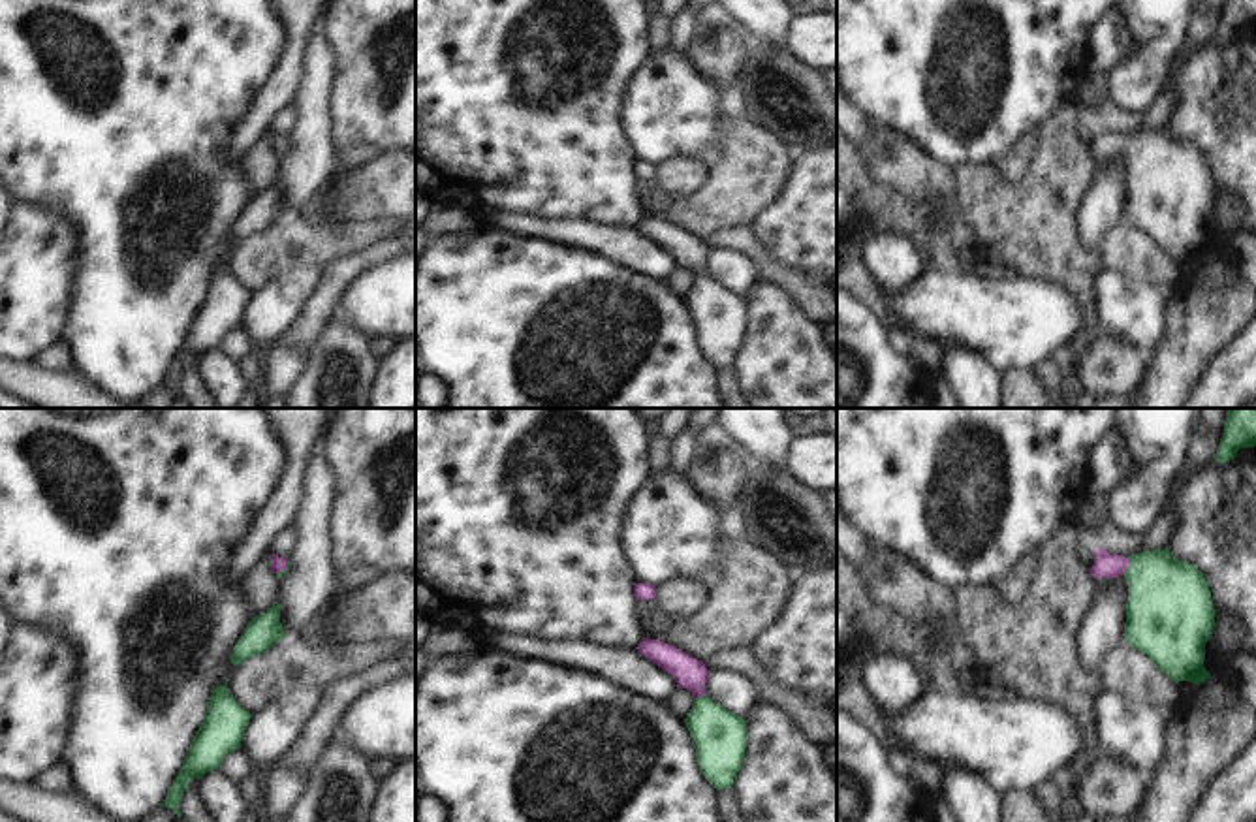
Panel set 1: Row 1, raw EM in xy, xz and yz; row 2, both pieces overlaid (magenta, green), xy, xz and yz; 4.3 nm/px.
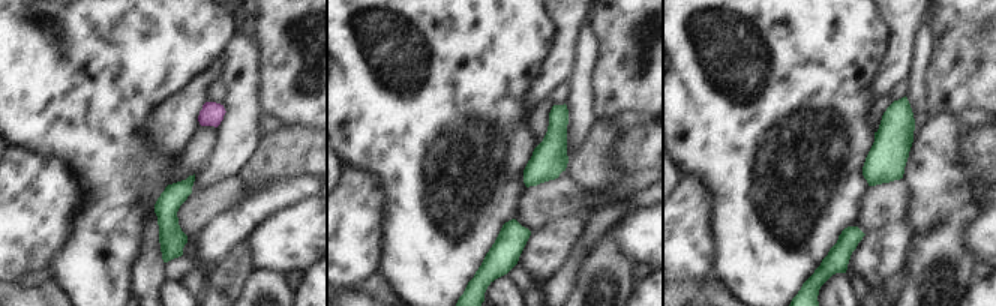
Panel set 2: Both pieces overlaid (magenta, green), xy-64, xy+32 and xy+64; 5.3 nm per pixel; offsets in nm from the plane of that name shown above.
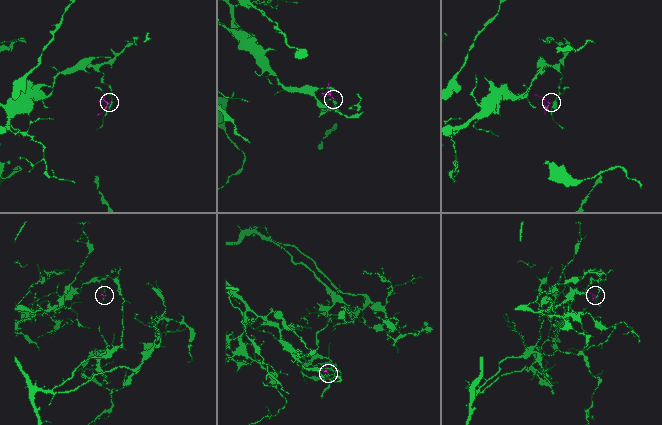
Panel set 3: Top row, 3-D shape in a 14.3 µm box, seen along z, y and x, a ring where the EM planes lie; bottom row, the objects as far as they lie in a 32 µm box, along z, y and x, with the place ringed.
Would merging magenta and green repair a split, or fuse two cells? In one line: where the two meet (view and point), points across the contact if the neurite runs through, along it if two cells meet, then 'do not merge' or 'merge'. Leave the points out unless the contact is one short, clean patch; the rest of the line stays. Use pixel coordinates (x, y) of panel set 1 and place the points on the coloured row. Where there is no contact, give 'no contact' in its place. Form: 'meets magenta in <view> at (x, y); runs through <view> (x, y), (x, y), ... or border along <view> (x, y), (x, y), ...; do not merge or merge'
meets magenta in yz at (1127, 567); runs through yz (1106, 565), (1127, 567), (1168, 608); merge

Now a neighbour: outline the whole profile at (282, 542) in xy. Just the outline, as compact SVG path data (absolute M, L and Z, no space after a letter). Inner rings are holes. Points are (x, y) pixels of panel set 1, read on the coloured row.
M291 525L282 527L269 544L273 555L288 559L291 547L295 544L295 532Z

